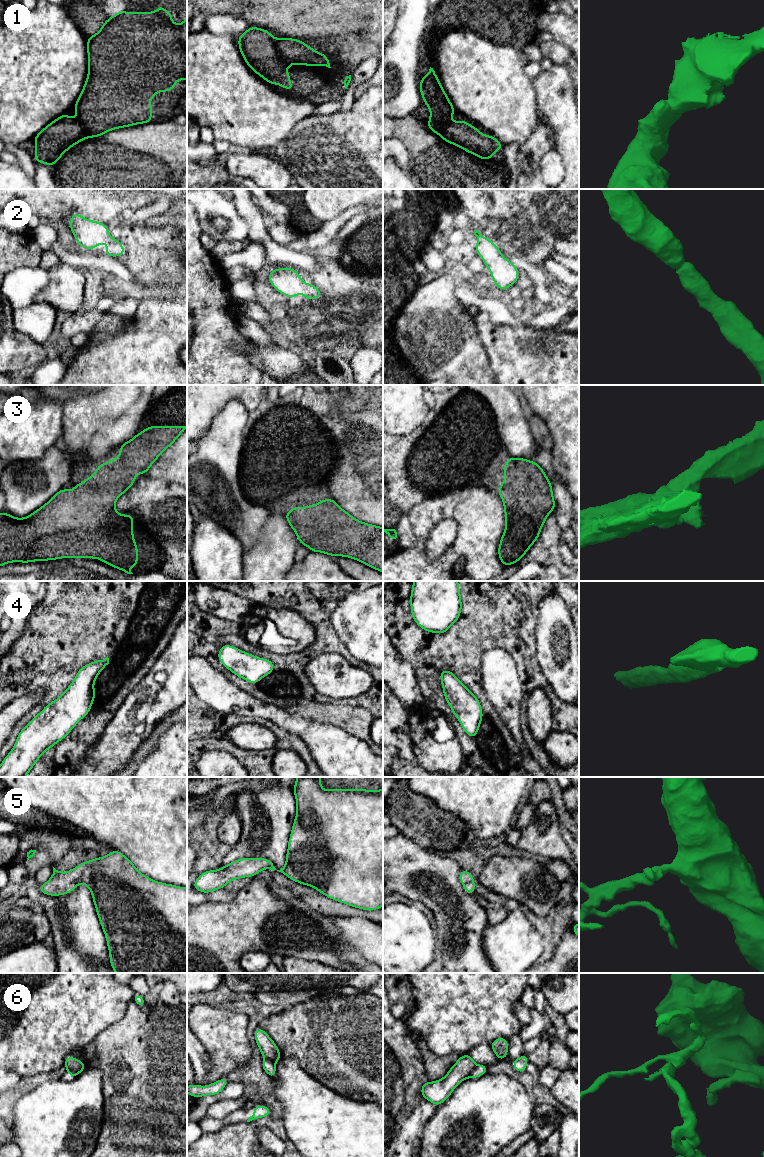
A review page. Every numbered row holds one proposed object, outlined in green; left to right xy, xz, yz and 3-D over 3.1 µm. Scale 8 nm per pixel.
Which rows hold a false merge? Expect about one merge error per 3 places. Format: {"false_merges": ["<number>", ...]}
{"false_merges": ["6"]}

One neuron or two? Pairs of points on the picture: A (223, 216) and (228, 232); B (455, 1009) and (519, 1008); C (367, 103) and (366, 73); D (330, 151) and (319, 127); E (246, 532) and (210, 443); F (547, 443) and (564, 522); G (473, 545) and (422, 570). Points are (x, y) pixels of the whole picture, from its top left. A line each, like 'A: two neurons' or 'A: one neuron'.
A: one neuron
B: two neurons
C: two neurons
D: one neuron
E: one neuron
F: two neurons
G: one neuron

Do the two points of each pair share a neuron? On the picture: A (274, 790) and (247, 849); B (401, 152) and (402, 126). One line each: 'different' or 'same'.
A: same
B: different

